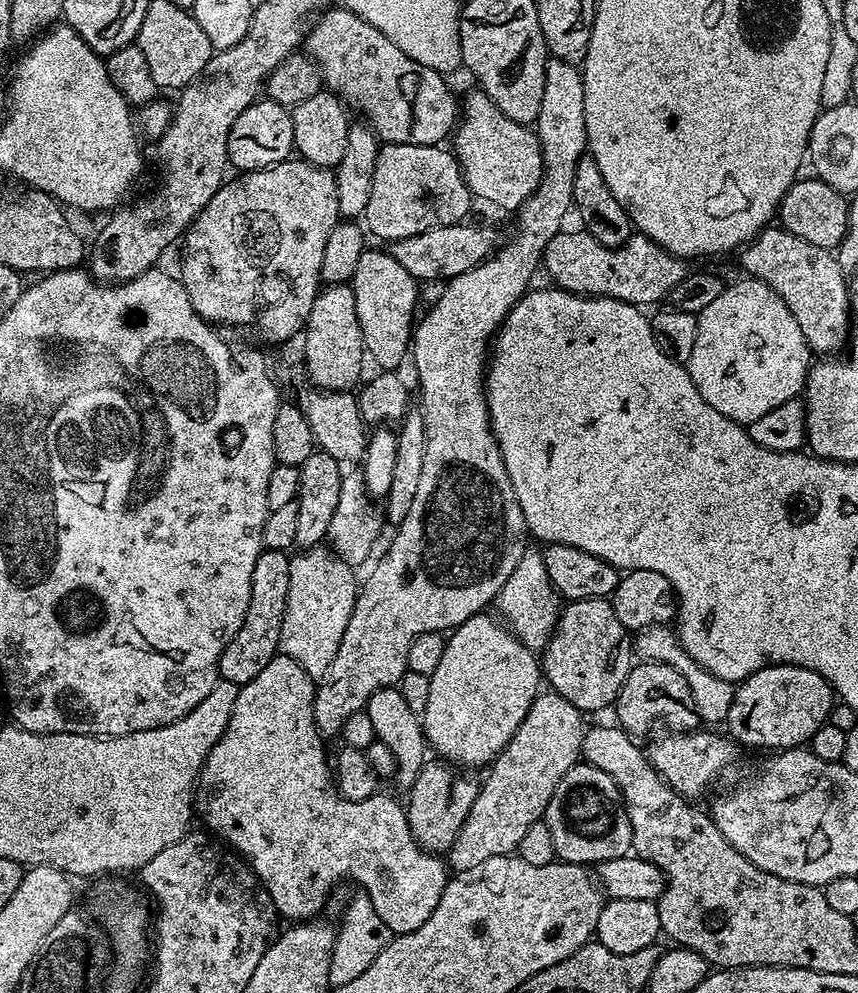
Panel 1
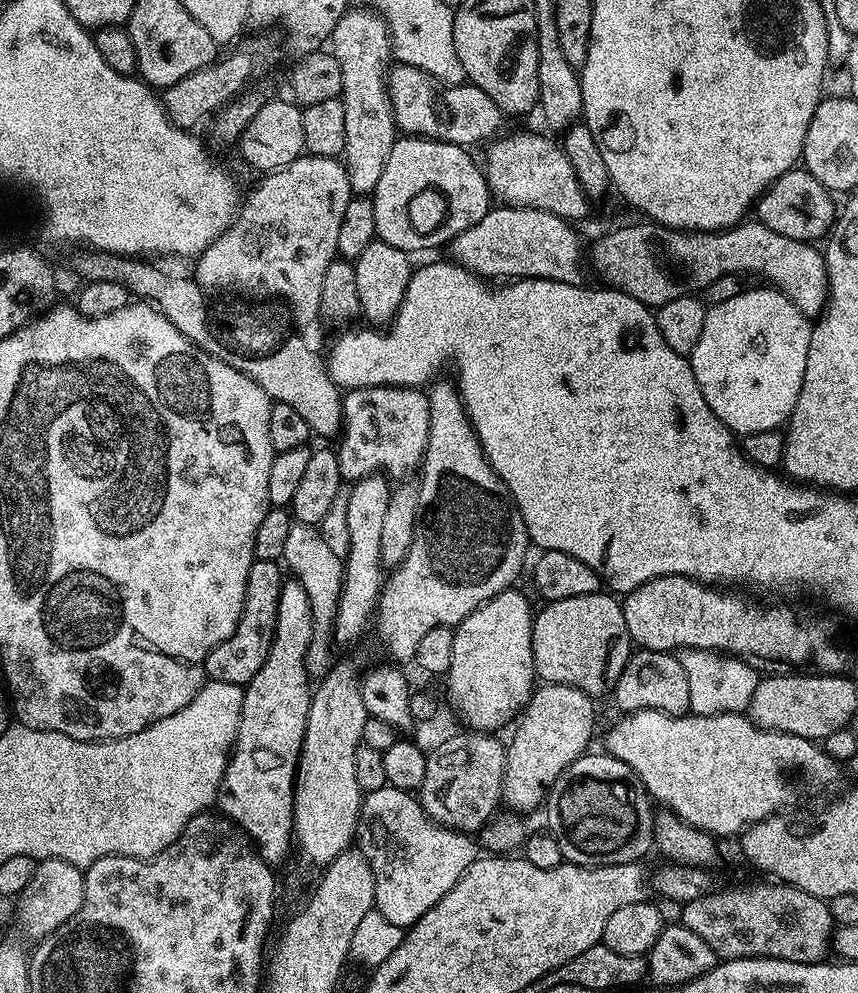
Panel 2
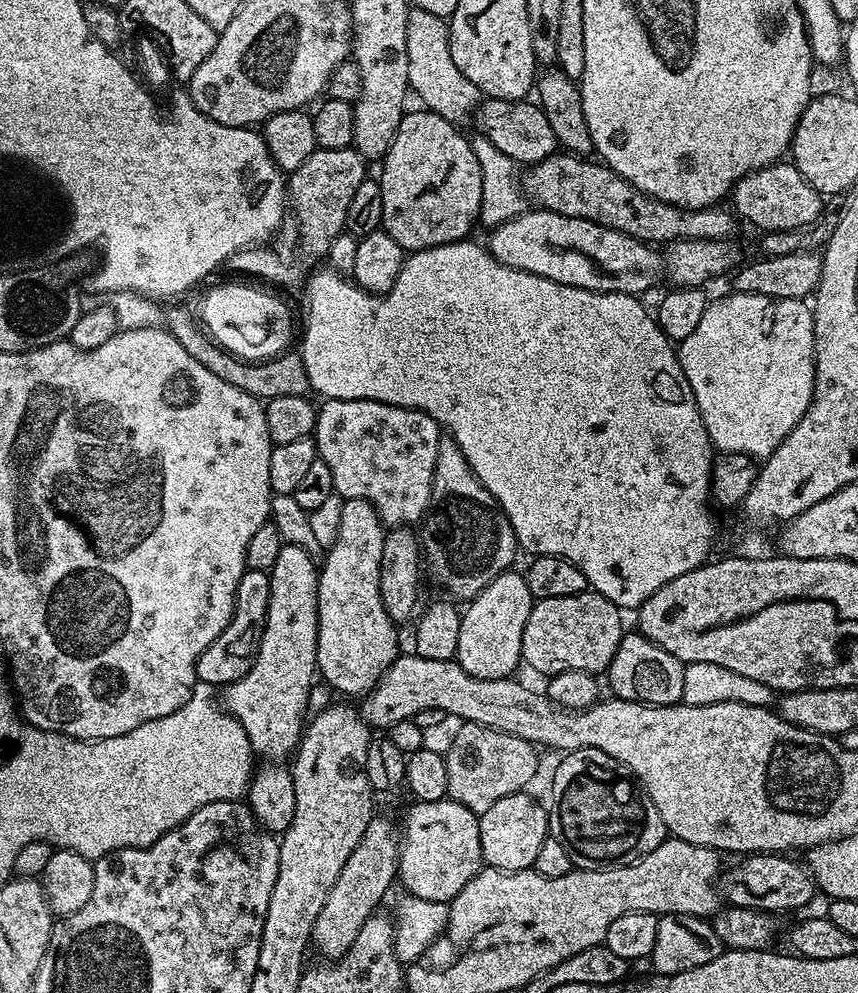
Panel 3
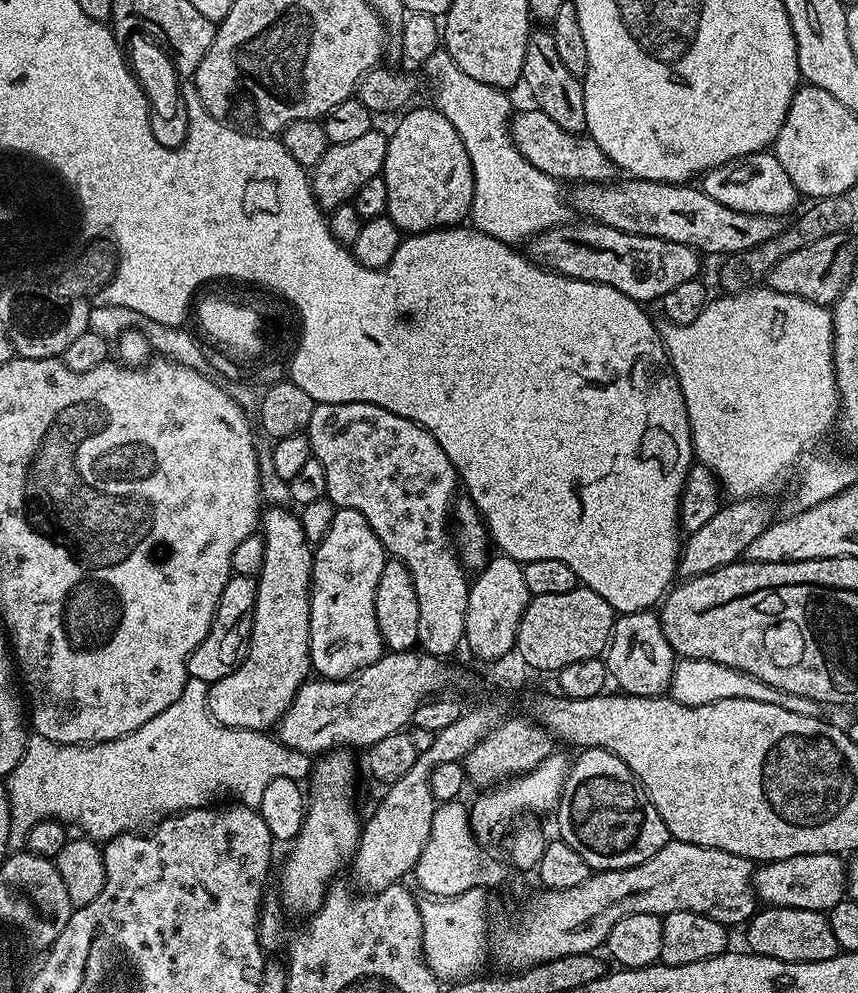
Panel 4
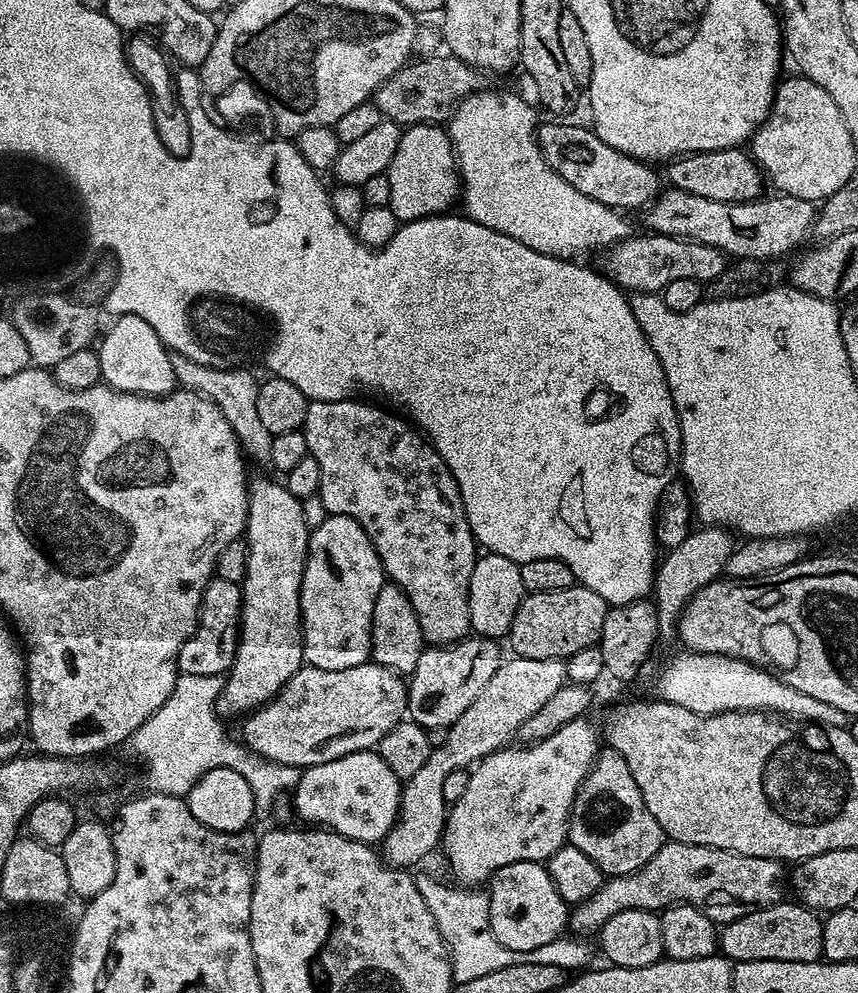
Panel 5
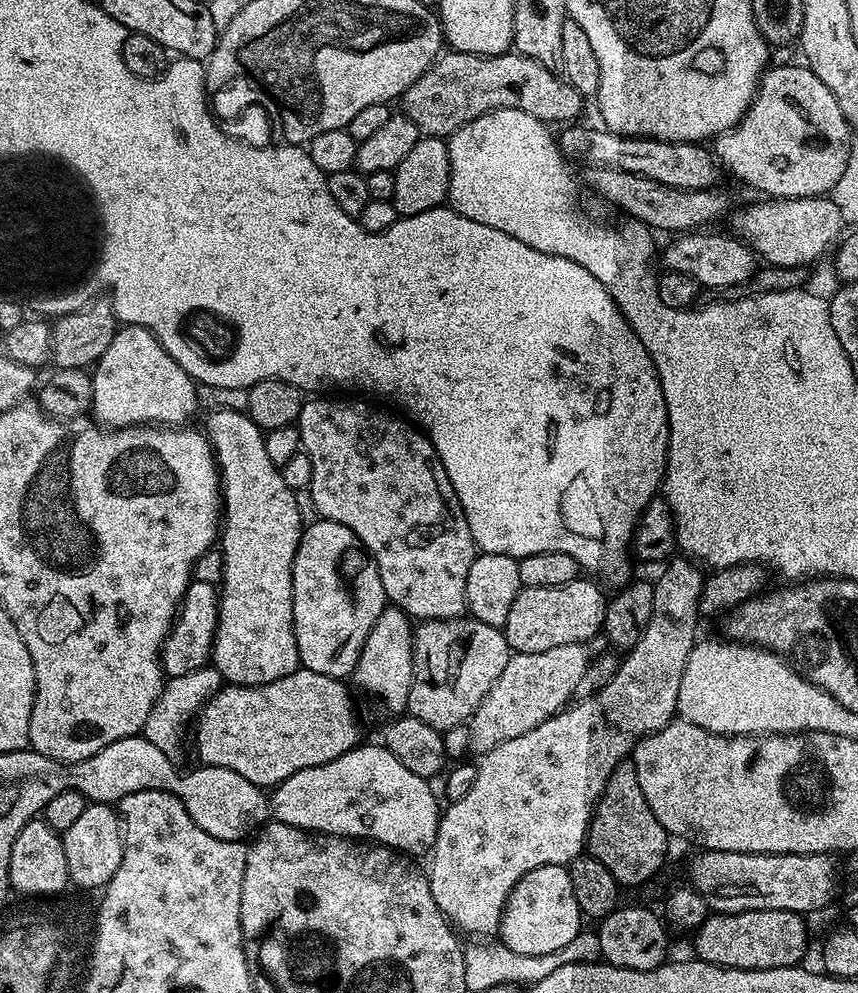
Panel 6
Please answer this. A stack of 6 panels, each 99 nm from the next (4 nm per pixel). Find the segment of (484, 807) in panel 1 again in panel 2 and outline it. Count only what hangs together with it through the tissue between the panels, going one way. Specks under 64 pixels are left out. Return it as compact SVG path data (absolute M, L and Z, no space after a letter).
M543 683L533 691L531 699L525 704L517 719L516 726L518 728L515 730L512 740L509 739L505 749L507 760L501 799L506 806L508 804L511 807L509 808L511 811L525 814L524 812L534 809L539 803L541 805L547 797L547 791L560 776L562 770L587 753L596 720L594 704L593 697L578 690L577 687L565 684Z

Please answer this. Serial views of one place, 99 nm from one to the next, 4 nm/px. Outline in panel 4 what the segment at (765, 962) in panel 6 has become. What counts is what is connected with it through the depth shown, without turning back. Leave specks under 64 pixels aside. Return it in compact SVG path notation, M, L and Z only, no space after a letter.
M764 906L753 915L751 920L747 921L747 928L748 944L746 944L746 948L756 956L805 964L806 962L826 962L841 953L824 912Z

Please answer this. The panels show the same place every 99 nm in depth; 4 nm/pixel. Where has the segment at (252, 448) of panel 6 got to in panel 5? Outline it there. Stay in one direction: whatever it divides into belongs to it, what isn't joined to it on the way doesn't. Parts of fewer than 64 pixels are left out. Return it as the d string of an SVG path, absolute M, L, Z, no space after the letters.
M272 480L251 481L248 490L248 523L246 525L246 539L248 542L248 565L246 566L246 578L242 585L244 605L240 615L240 641L236 647L236 657L232 663L232 671L227 673L224 680L224 691L220 693L218 708L221 713L229 712L230 715L239 717L241 714L251 714L258 708L269 704L273 698L284 689L284 684L290 682L292 675L304 664L304 629L300 627L300 587L304 577L304 563L308 557L308 537L310 529L306 526L306 518L302 514L302 502L290 494L290 490L283 483Z

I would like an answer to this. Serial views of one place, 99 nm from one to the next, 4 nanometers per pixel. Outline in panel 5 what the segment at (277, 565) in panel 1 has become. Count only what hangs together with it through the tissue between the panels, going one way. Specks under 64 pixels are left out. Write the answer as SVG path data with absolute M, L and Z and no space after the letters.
M219 578L209 580L200 603L200 618L196 633L182 646L177 669L183 674L206 674L223 677L232 671L236 647L240 641L240 615L244 605L241 585Z

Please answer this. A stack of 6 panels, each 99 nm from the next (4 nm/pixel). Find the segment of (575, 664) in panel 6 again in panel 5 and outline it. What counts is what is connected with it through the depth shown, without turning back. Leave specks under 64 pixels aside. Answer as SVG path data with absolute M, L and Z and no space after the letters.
M511 659L501 663L494 678L486 682L482 694L470 702L466 714L449 726L446 742L432 749L430 758L426 758L418 774L403 781L395 824L382 841L383 859L391 867L411 869L411 864L418 863L423 856L438 848L446 823L446 805L442 798L442 785L446 778L459 768L471 769L485 756L505 747L511 741L508 739L519 733L522 722L538 714L538 710L542 710L542 706L546 706L546 702L550 702L550 698L554 698L568 680L565 661Z

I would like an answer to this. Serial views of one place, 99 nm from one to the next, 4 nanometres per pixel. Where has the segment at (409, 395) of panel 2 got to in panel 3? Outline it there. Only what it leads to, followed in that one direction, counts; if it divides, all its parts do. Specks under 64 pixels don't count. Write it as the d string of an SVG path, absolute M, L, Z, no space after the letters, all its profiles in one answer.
M324 400L316 410L316 454L319 460L326 462L330 469L330 478L334 478L335 495L343 496L345 500L365 500L374 506L378 518L385 526L416 526L423 521L429 511L432 502L432 483L434 482L434 466L438 458L438 446L442 439L442 429L434 418L430 418L425 412L417 408L403 408L402 406L390 406L373 400Z

